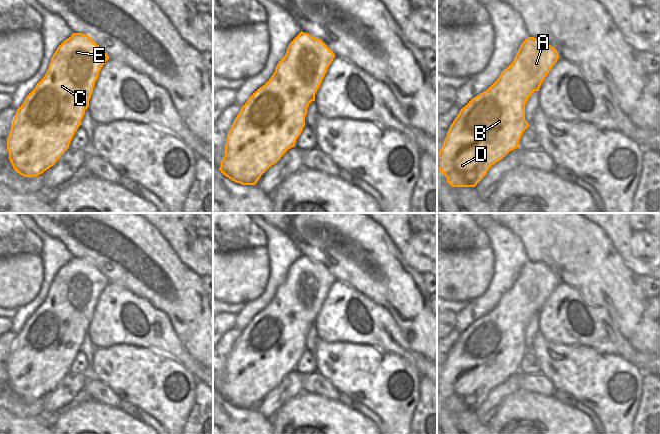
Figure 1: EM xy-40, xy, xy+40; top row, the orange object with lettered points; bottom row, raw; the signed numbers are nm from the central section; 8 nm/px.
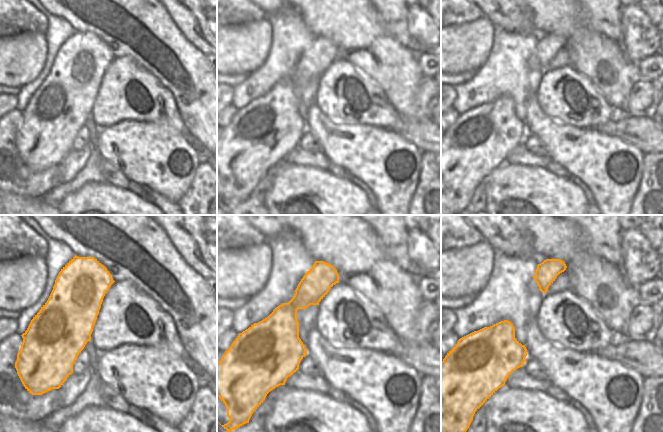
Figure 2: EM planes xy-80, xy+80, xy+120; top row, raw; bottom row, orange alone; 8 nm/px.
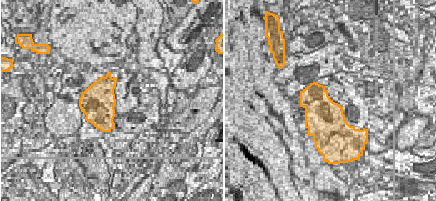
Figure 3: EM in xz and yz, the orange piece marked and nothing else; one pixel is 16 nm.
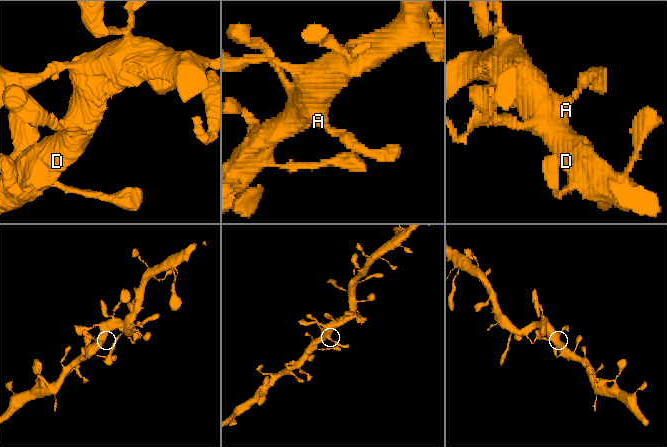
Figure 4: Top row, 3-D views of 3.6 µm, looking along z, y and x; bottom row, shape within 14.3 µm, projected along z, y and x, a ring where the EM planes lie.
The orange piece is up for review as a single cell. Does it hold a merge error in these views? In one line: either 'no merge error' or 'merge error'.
no merge error

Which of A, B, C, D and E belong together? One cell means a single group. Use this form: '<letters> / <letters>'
A B C D E

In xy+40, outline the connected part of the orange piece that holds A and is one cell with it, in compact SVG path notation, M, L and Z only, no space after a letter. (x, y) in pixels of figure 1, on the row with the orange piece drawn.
M528 37L521 44L513 62L484 92L471 99L451 124L441 150L437 153L437 169L452 187L475 187L489 168L519 147L523 132L529 127L525 120L525 104L529 96L539 88L559 58L557 50L544 39Z

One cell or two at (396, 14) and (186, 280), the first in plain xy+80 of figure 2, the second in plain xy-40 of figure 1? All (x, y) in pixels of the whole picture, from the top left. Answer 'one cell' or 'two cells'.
two cells

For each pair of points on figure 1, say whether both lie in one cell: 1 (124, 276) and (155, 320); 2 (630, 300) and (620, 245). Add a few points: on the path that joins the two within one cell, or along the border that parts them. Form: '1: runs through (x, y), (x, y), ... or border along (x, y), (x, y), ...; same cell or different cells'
1: border along (116, 284), (121, 284), (145, 298), (157, 308); different cells
2: border along (610, 241), (623, 263), (640, 275); different cells

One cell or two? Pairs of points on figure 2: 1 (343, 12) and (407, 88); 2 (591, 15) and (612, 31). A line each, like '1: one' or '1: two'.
1: one
2: one

